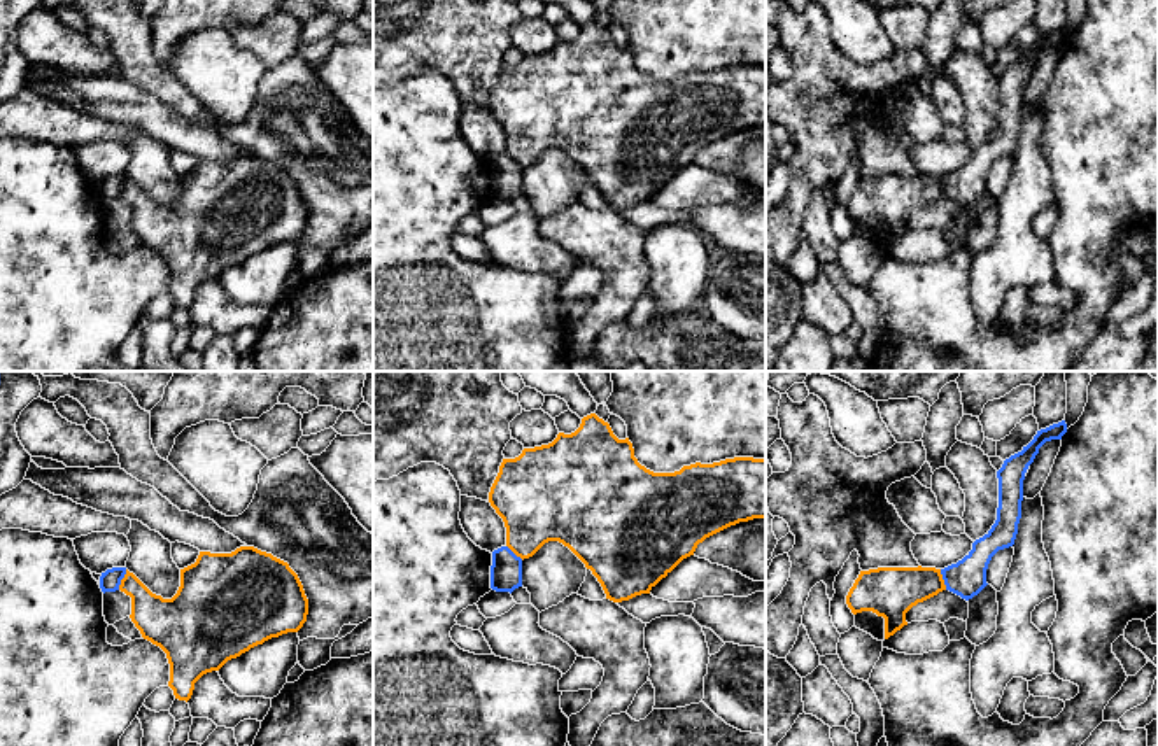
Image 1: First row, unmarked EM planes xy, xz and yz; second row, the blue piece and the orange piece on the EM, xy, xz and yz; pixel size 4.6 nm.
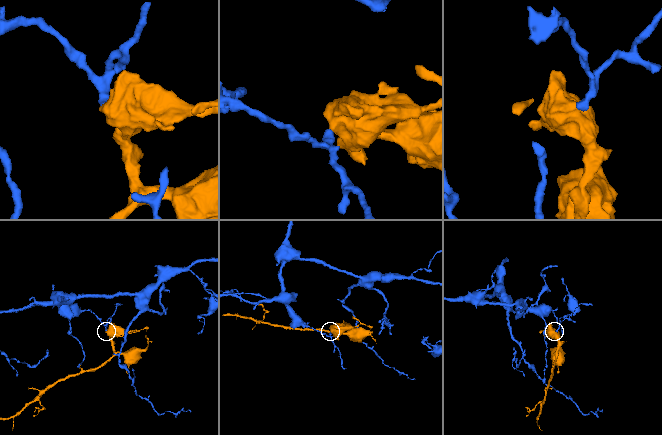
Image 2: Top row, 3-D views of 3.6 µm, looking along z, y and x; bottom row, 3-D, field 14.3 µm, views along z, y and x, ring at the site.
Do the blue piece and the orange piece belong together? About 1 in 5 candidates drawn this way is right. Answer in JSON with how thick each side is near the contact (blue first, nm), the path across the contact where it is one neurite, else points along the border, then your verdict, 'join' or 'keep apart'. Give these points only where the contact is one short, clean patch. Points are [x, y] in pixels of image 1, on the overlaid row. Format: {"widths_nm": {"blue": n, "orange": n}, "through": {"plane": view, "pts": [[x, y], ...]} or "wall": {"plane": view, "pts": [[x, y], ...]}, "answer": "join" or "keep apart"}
{"widths_nm": {"blue": 100, "orange": 200}, "wall": {"plane": "xy", "pts": [[127, 570], [118, 589]]}, "answer": "keep apart"}

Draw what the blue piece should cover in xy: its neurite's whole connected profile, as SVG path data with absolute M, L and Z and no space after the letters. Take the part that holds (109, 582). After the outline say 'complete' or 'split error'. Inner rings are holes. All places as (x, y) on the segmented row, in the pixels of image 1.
M112 567L102 573L100 576L100 588L102 592L116 592L119 590L121 580L126 574L126 567Z; complete

